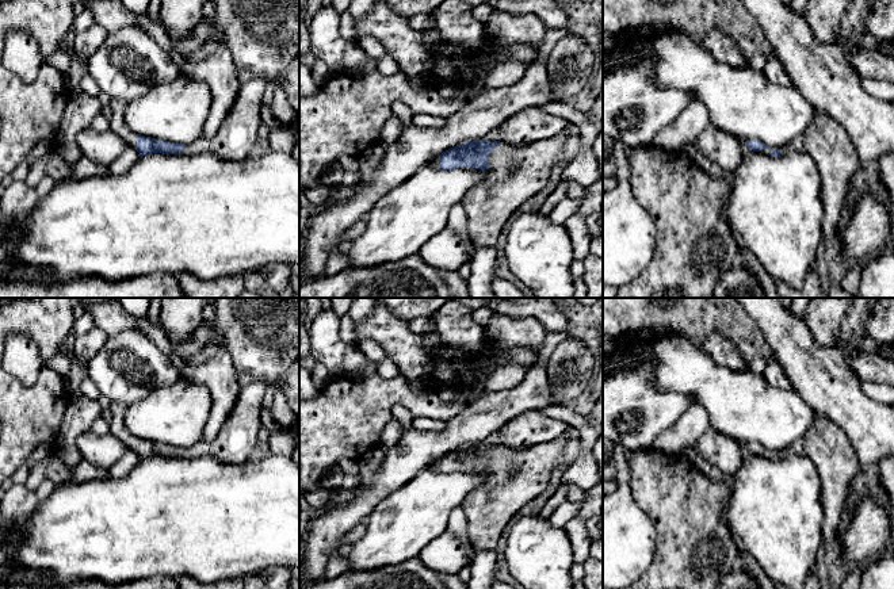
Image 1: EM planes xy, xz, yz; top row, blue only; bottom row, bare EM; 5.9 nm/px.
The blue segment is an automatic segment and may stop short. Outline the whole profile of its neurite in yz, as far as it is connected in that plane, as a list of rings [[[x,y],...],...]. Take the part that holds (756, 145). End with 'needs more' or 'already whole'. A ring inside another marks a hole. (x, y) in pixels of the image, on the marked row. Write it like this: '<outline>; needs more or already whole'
[[[817,111],[805,133],[786,148],[771,148],[760,139],[748,139],[745,146],[771,157],[788,150],[803,152],[811,157],[821,179],[822,234],[834,244],[845,221],[845,203],[852,194],[855,172],[860,165],[856,149],[844,126],[832,115]]]; needs more

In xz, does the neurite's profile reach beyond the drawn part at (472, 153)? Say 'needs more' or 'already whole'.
needs more

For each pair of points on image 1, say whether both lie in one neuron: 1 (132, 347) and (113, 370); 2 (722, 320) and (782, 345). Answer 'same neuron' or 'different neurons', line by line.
1: same neuron
2: different neurons

